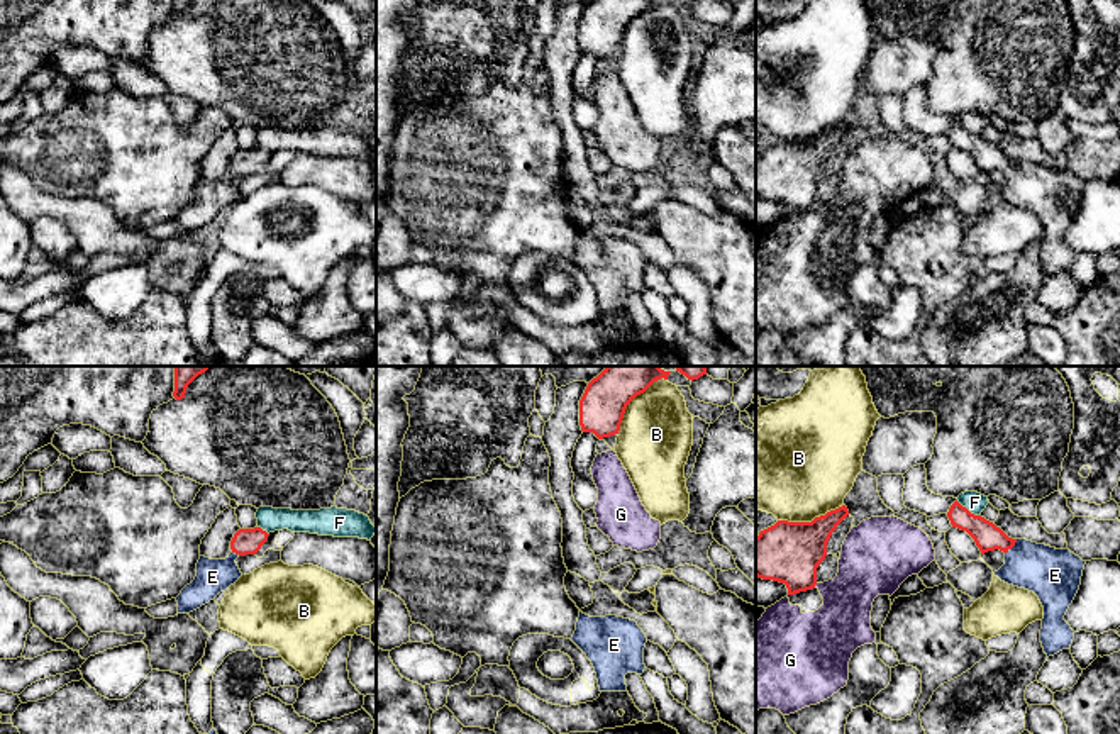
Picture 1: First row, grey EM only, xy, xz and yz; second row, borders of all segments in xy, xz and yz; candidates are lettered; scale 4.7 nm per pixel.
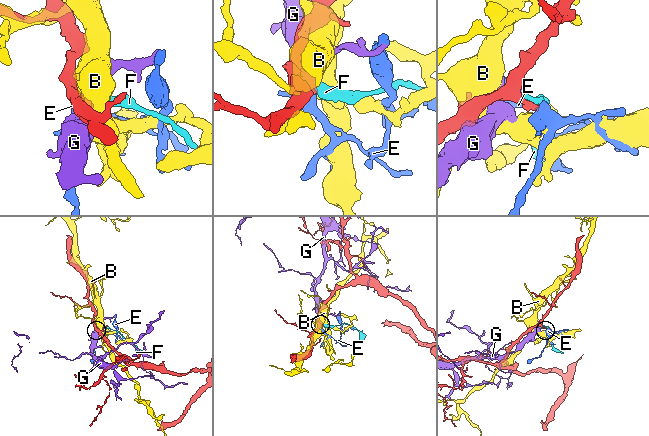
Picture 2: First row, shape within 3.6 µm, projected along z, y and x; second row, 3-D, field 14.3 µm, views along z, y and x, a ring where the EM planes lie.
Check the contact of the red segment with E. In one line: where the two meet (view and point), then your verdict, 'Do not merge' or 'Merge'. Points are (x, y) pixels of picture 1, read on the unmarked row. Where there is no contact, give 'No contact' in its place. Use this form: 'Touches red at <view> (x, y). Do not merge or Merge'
Touches red at yz (1012, 166). Merge

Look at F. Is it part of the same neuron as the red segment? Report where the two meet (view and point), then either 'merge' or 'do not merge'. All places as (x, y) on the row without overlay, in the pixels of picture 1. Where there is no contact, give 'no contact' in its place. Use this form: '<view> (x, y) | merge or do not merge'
yz (966, 129) | do not merge

